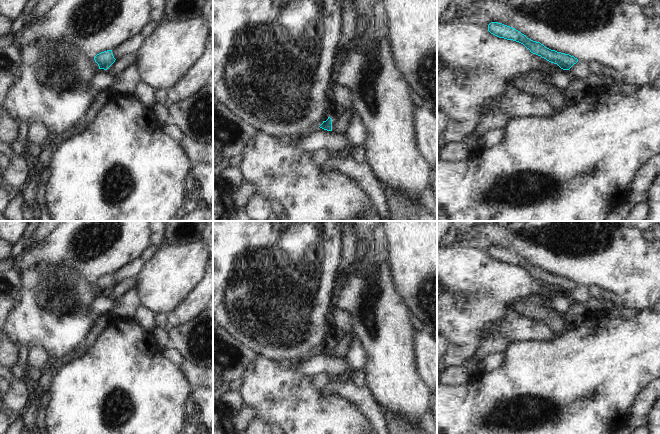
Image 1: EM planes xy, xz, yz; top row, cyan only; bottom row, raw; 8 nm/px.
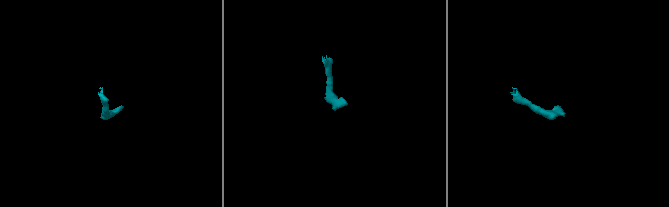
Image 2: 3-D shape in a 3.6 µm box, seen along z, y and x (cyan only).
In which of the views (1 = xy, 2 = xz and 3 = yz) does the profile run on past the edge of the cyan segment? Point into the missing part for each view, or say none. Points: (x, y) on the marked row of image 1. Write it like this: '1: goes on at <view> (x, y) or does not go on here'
1: does not go on here
2: does not go on here
3: does not go on here

